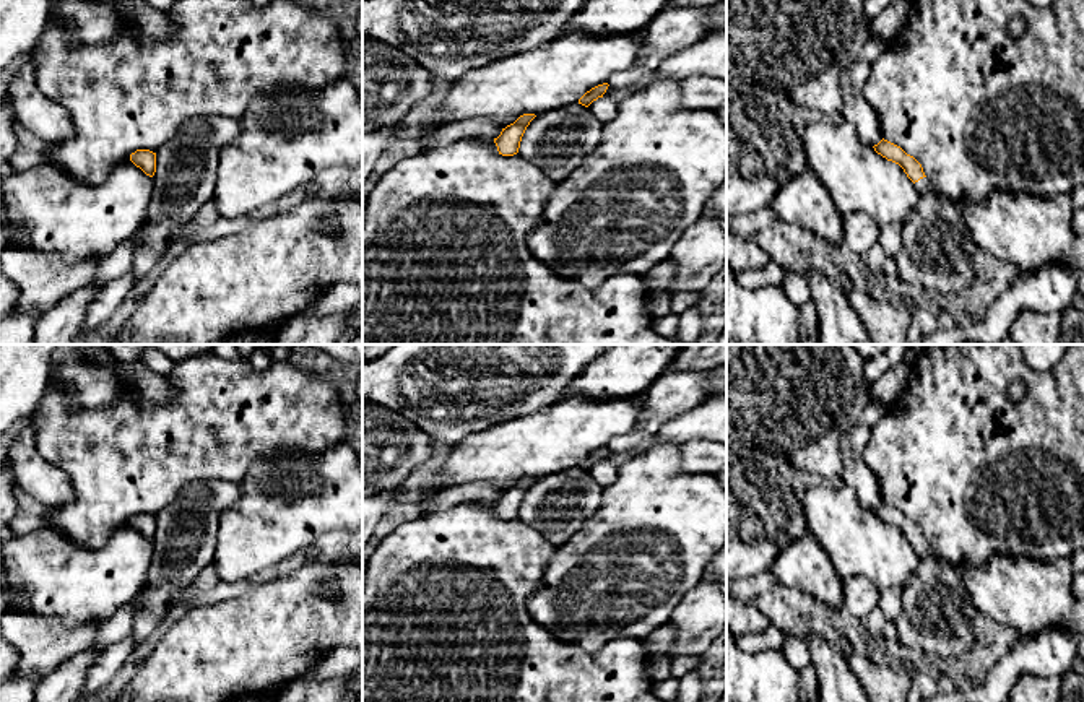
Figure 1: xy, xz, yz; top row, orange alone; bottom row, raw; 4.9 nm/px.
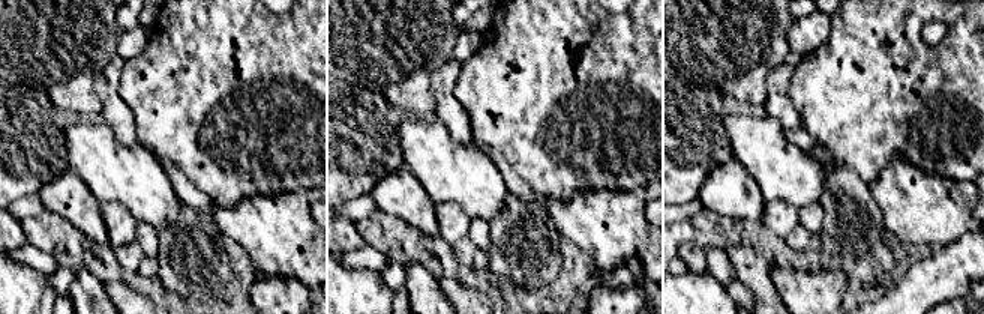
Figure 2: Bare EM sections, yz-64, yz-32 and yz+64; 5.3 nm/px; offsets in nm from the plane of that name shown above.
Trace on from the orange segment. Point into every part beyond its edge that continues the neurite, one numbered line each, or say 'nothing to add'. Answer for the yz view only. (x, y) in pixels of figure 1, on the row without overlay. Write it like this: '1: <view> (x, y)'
1: yz (923, 550)

